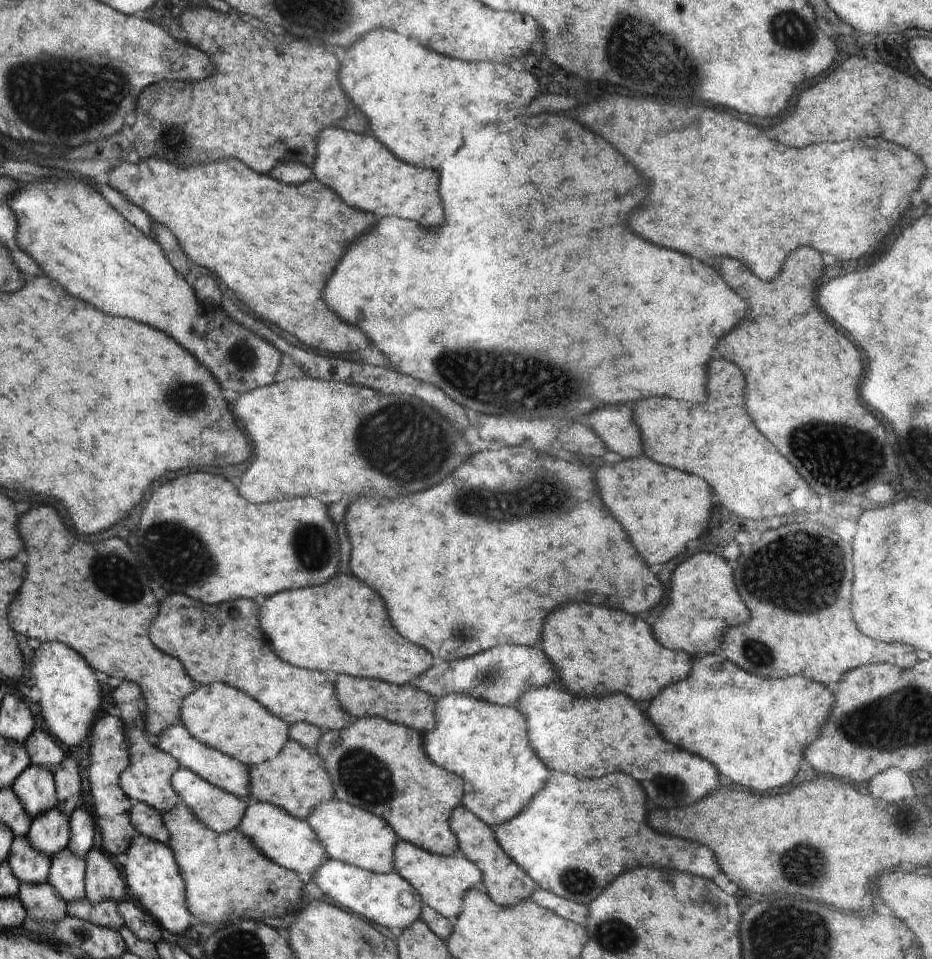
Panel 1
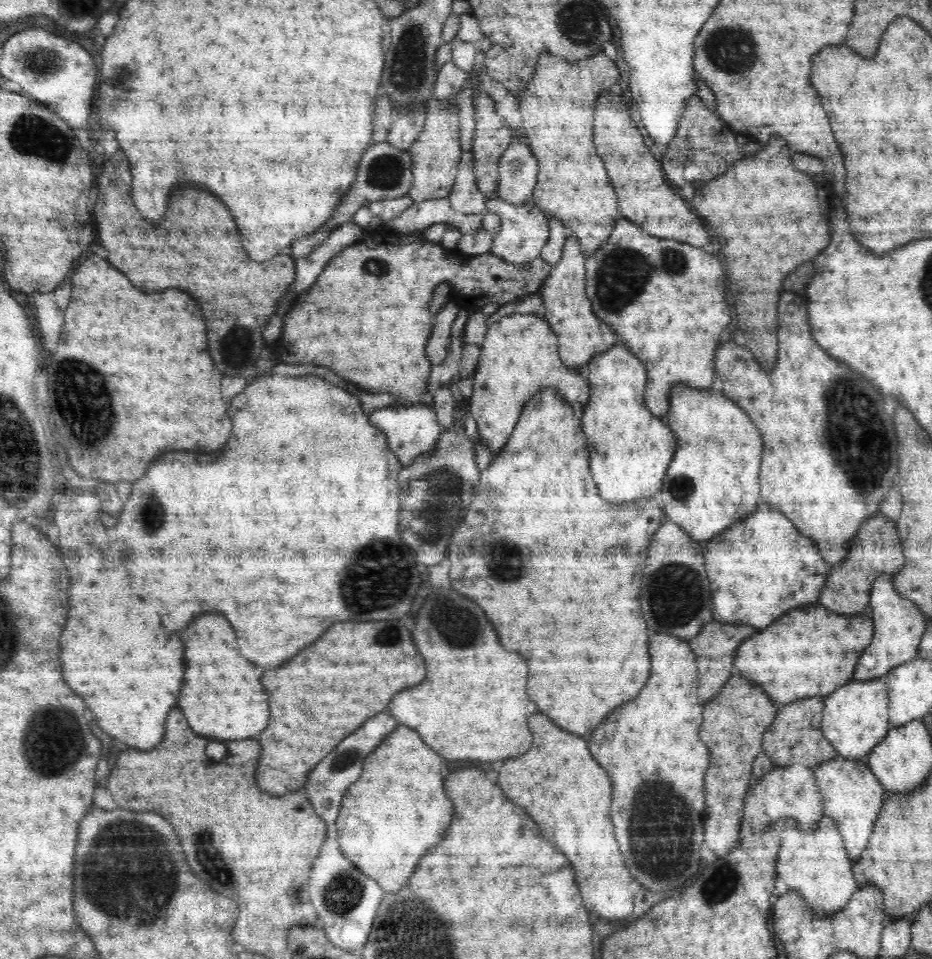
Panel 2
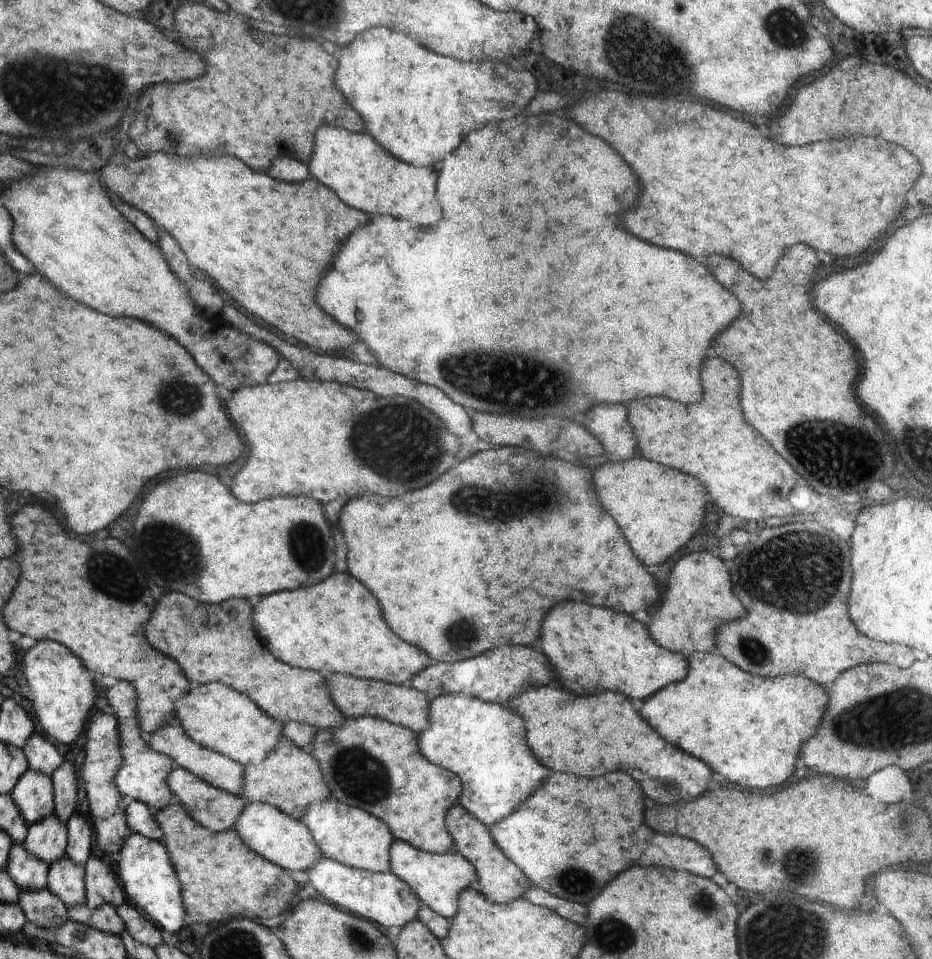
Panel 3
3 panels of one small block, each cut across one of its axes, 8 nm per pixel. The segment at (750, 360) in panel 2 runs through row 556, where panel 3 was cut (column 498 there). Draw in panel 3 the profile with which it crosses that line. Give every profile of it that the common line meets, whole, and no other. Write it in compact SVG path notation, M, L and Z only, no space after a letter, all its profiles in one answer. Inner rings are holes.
M556 772L520 810L488 826L488 830L500 850L533 884L578 904L588 904L610 880L636 864L662 864L704 878L716 874L707 848L686 837L652 832L644 826L642 812L642 790L626 772L590 780Z

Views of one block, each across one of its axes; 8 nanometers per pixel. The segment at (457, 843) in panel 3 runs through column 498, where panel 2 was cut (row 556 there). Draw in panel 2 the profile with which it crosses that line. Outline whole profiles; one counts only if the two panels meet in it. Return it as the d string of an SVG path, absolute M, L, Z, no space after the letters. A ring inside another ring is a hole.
M881 514L868 516L856 536L850 540L848 556L840 566L832 566L826 578L826 584L822 588L819 604L831 610L834 614L864 614L868 611L870 592L880 574L889 574L892 578L902 570L904 566L904 556L900 548L900 539L897 533L897 523L884 518Z

